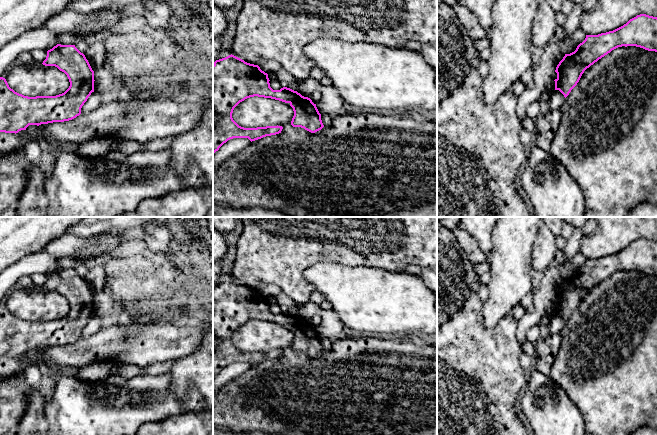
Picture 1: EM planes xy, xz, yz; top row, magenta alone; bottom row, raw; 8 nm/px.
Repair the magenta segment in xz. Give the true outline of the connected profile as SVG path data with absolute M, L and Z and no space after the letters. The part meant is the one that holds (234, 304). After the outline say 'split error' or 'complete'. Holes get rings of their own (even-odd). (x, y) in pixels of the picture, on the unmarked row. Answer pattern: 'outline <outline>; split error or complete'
outline M229 279L213 288L213 378L228 364L248 362L251 366L281 357L282 350L244 352L232 342L234 332L247 322L258 320L289 327L294 340L293 351L315 357L324 349L316 328L297 315L283 311L273 314L268 298L258 289Z; complete

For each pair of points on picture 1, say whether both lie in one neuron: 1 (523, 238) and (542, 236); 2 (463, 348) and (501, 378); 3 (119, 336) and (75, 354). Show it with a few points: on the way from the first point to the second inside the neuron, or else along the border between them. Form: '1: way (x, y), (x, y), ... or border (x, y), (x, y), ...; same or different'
1: border (539, 227), (533, 243), (531, 260); different
2: way (472, 357), (492, 377); same
3: way (108, 343), (86, 350); same

